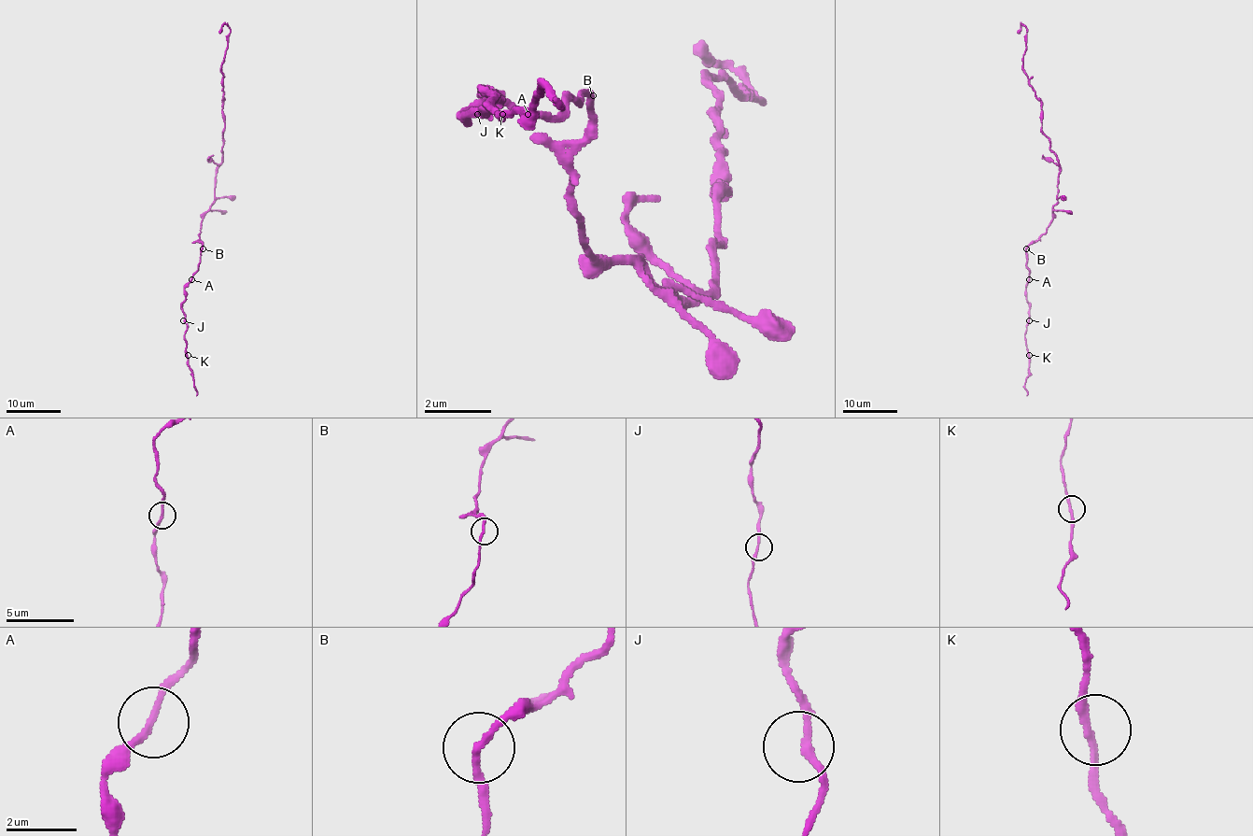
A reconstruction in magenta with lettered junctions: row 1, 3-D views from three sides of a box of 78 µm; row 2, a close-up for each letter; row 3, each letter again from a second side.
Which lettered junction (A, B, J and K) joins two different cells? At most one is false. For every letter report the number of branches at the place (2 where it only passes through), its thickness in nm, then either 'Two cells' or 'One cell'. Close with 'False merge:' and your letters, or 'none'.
A: Branches: 2. Thickness 180 nm. One cell
B: Branches: 2. Thickness 180 nm. One cell
J: Branches: 2. Thickness 190 nm. One cell
K: Branches: 2. Thickness 200 nm. One cell
False merge: none

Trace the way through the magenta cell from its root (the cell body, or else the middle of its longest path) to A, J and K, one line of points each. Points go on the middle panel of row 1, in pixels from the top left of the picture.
A: (637, 265), (603, 265), (570, 206), (570, 148), (586, 131), (586, 97), (570, 97), (553, 114), (527, 114)
J: (637, 265), (603, 265), (570, 206), (570, 148), (586, 131), (586, 97), (553, 114), (485, 97), (477, 114)
K: (637, 265), (603, 265), (570, 206), (586, 97), (469, 114), (494, 106), (485, 89), (502, 114)

